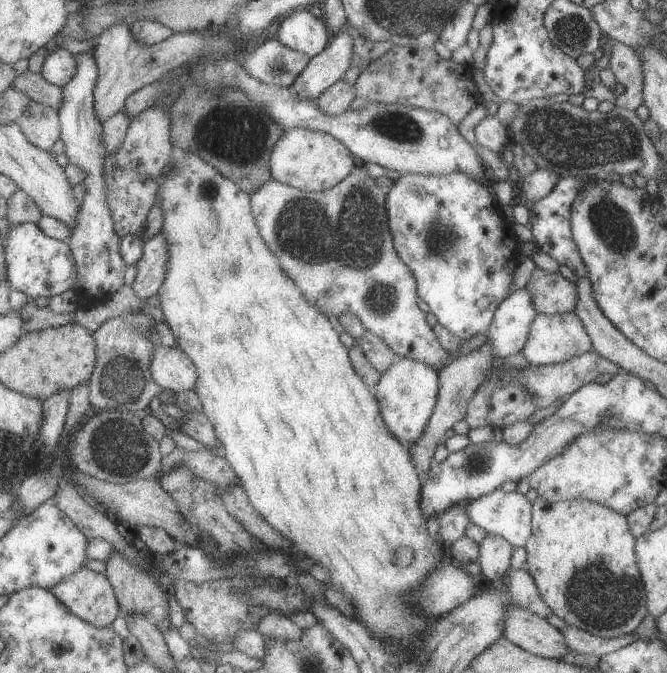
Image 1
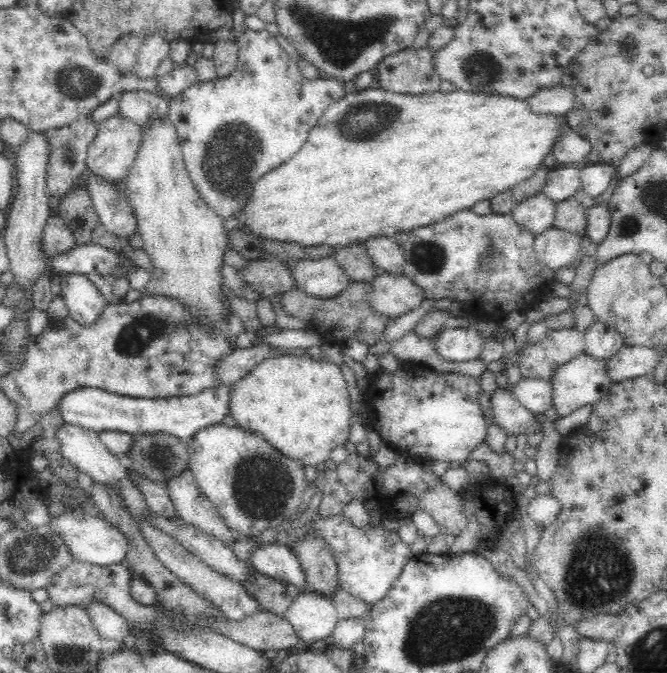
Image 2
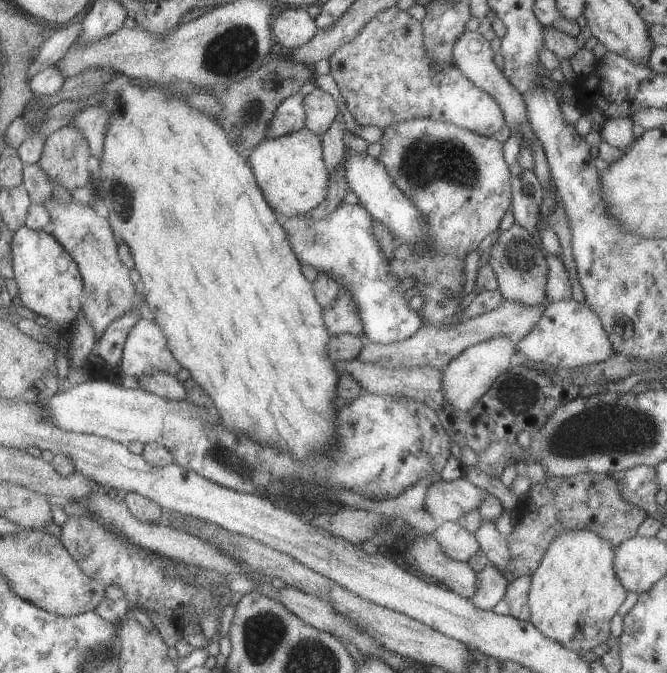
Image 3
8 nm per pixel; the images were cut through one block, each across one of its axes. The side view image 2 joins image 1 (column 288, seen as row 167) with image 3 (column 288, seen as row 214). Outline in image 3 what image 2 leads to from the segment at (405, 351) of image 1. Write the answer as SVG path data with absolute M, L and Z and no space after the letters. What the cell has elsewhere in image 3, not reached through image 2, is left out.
M343 202L322 220L314 220L308 214L295 217L276 214L280 224L289 234L289 240L299 261L302 264L315 267L318 273L331 274L340 286L344 286L344 289L351 292L351 299L358 307L359 317L363 322L366 340L385 345L400 342L409 339L423 326L420 315L408 307L409 298L399 287L401 281L398 281L390 272L389 260L382 252L377 238L373 235L374 218L362 205L349 205Z

